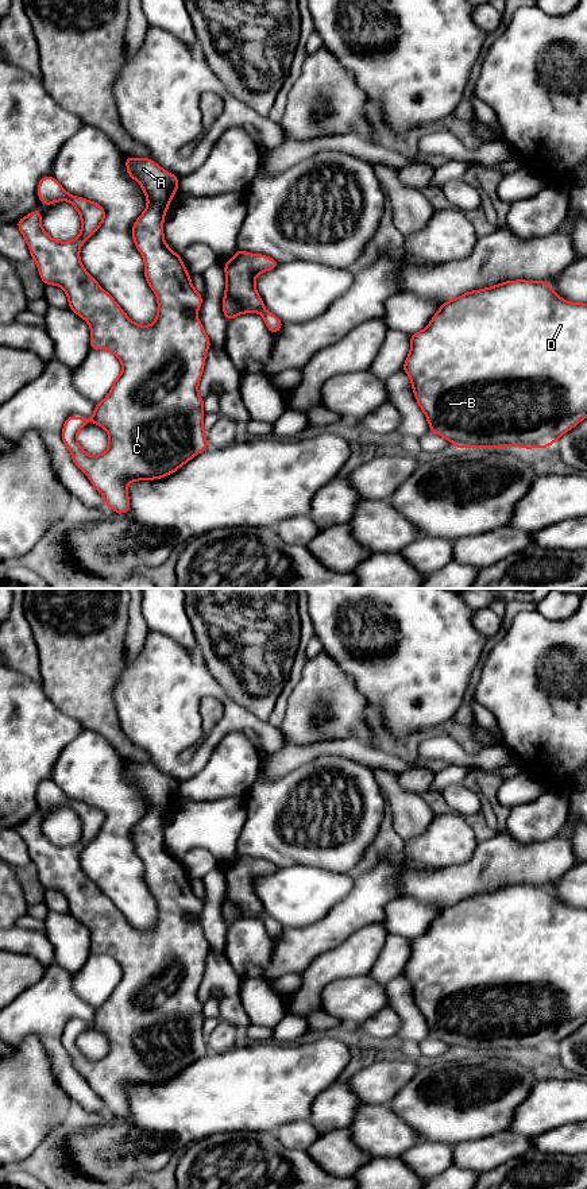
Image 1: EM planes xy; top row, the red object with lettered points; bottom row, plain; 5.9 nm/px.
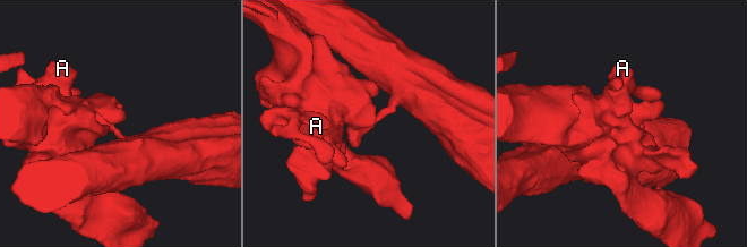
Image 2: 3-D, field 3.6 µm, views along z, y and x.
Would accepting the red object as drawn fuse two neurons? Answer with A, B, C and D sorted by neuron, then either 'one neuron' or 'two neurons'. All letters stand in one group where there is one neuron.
A C / B D; two neurons

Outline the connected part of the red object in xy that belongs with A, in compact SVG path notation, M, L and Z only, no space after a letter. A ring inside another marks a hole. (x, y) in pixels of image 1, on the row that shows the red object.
M125 157L125 166L127 174L143 188L148 201L132 225L132 239L144 260L146 281L158 301L157 317L151 325L135 324L81 263L81 246L105 220L105 209L100 204L69 194L53 175L46 175L38 182L40 202L51 205L69 201L81 217L80 235L69 242L53 239L42 227L39 209L16 223L39 269L40 279L45 285L62 287L69 309L89 324L90 348L111 351L121 363L121 374L113 379L108 395L96 404L93 416L89 420L69 416L61 433L76 466L104 497L105 506L119 514L130 513L128 483L169 476L209 447L202 428L205 412L198 383L212 345L197 317L202 296L193 287L181 255L166 244L163 236L165 215L178 190L179 178L150 158ZM89 422L103 426L109 437L107 451L97 456L88 455L77 441L80 429Z

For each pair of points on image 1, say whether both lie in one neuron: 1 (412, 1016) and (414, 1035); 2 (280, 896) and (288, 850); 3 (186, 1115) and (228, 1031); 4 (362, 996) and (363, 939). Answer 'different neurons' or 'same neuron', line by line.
1: same neuron
2: different neurons
3: different neurons
4: different neurons

